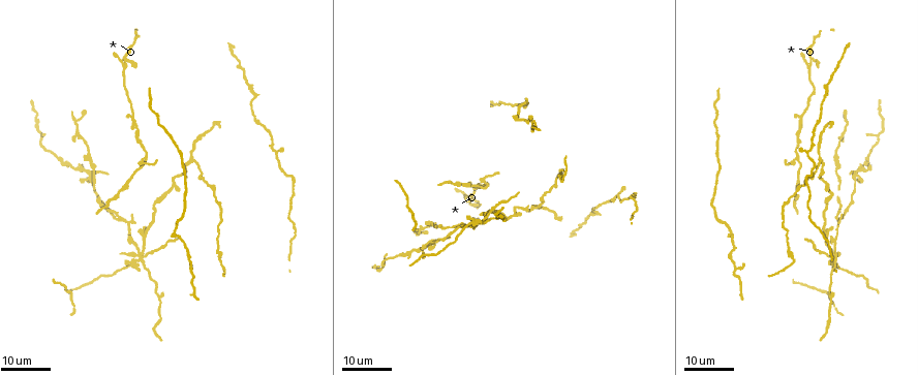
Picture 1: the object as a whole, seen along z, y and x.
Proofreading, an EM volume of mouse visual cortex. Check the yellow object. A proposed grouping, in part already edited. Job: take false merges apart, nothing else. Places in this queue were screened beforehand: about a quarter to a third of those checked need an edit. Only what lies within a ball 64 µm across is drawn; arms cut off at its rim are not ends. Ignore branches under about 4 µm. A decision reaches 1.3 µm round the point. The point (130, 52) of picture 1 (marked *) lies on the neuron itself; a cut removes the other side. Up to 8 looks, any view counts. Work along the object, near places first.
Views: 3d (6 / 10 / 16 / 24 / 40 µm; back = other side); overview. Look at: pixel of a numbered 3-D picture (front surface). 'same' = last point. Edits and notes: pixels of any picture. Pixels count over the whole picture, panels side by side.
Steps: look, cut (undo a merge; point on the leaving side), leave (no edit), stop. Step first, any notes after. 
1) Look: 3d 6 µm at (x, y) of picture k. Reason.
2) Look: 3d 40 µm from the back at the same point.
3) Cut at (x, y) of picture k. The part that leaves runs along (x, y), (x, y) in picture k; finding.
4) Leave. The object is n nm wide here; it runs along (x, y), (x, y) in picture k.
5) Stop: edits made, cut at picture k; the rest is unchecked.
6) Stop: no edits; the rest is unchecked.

Look: 3d 16 µm at (801, 115) of picture 1. Three arms meet.

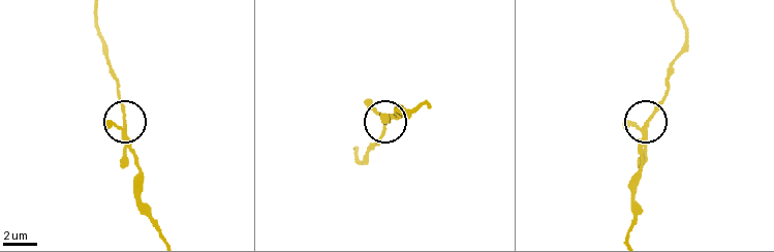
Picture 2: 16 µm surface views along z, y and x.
Look: 3d 6 µm at (644, 126) of picture 2.

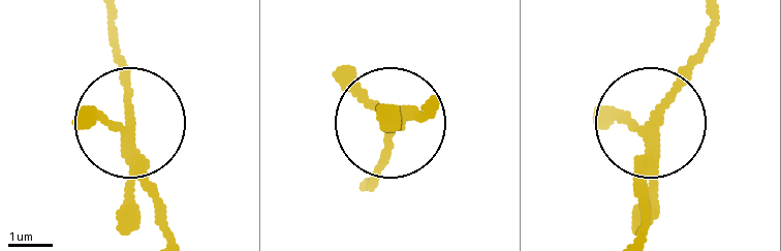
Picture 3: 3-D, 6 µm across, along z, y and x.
Leave. It runs along (107, 14), (130, 103), (130, 232) in picture 3; all the same neuron.

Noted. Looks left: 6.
Look: 3d 16 µm at (796, 160) of picture 1. Three-way junction.

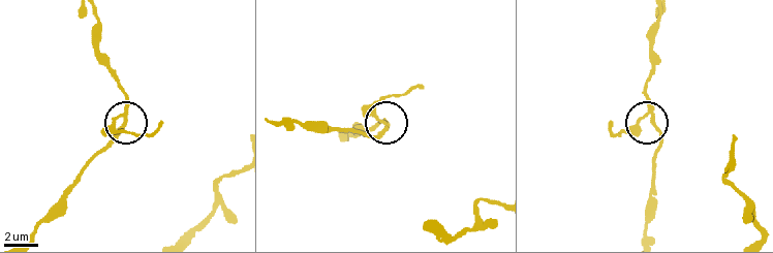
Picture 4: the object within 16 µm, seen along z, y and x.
Look: 3d 6 µm at (647, 116) of picture 4. Closer look.

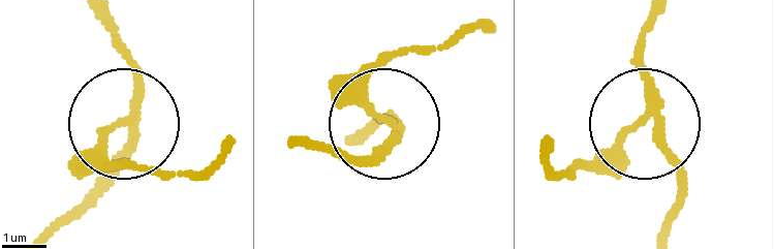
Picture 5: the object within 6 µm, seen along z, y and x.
Cut at (96, 146) of picture 5. The object is 200 nm wide here; the part that leaves runs along (132, 102), (110, 143), (121, 161), (187, 176), (228, 135) in picture 5; a second neuron is stuck on.

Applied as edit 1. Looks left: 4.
Look: overview. See it whole again.

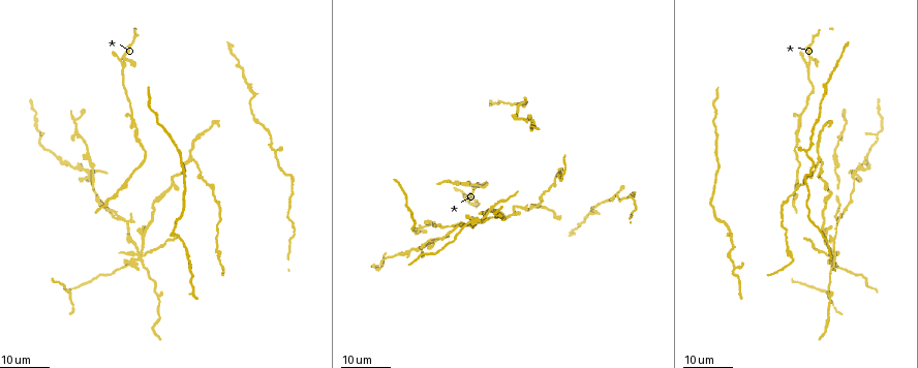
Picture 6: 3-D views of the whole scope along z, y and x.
Look: 3d 24 µm at (123, 220) of picture 6. Two arms in line, one across.

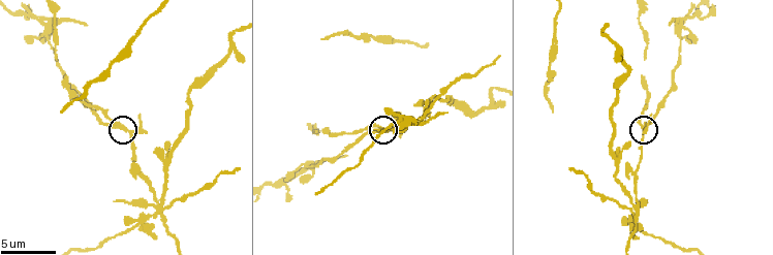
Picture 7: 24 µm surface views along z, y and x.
Look: 3d 6 µm at (121, 127) of picture 7.

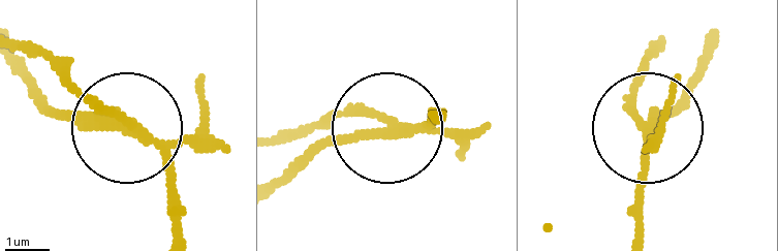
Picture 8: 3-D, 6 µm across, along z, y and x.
Look: 3d 6 µm from the back at (647, 121) of picture 8.

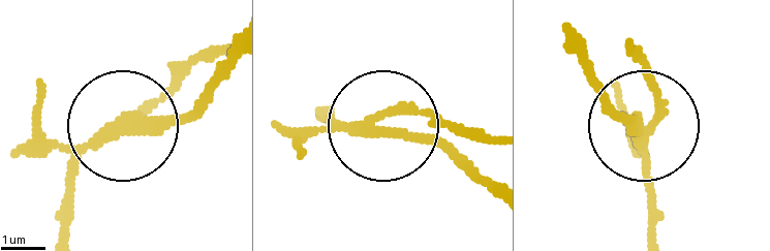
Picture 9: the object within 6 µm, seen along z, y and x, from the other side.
Cut at (161, 123) of picture 9. The side arm is 29 µm long; the part that leaves runs along (101, 136), (142, 136), (186, 115), (230, 48) in picture 9; a second neuron is stuck on.

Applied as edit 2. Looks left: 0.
Stop: edits made, cut at picture 5, cut at picture 9; the rest is unchecked.

